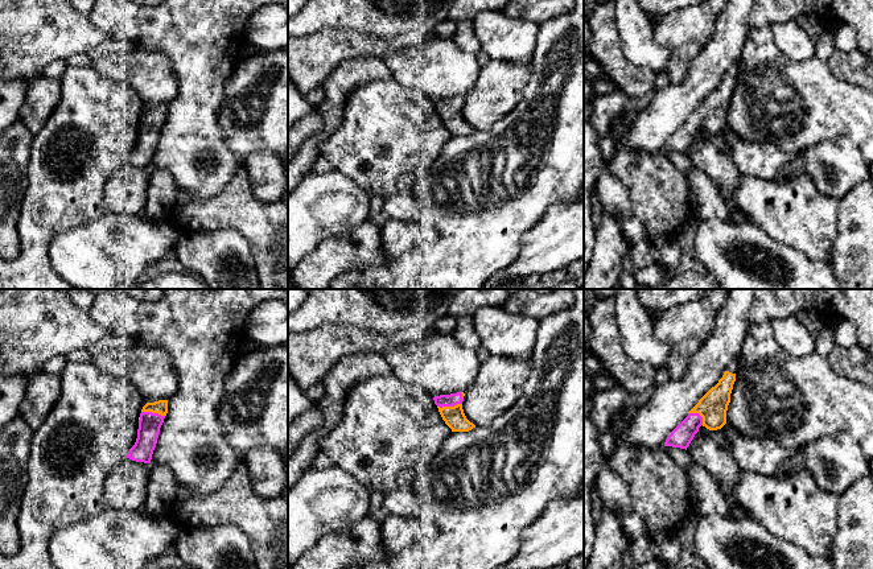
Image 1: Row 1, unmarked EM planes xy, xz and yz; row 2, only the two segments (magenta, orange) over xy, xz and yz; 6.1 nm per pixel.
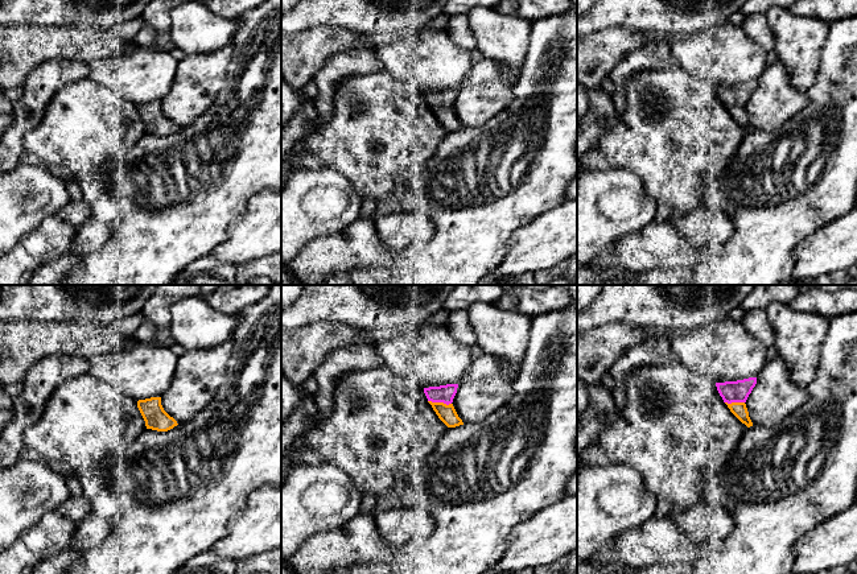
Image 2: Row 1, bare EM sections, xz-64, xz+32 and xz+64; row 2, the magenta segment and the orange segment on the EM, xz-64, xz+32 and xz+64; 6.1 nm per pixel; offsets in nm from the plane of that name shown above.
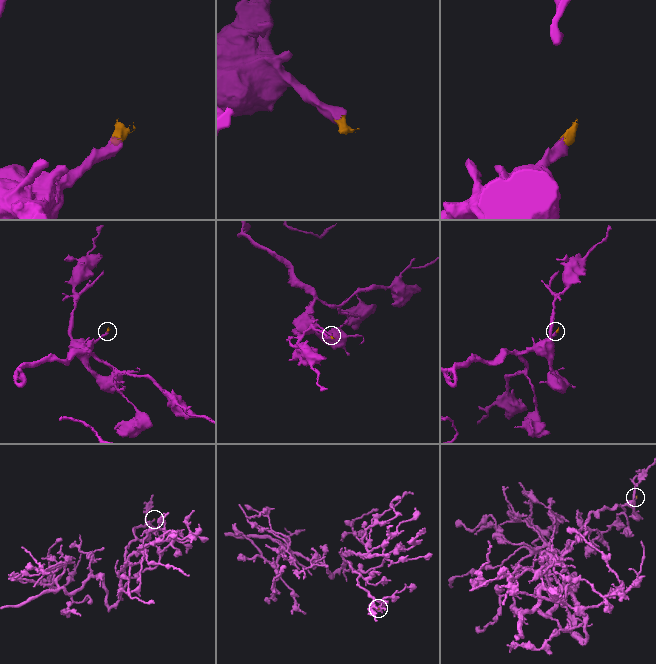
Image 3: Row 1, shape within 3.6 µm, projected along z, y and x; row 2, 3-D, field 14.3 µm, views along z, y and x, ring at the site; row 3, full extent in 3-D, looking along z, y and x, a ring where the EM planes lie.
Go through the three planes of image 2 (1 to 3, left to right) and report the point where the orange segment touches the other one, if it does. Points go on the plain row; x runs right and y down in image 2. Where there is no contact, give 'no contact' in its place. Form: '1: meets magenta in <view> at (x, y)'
1: no contact
2: meets magenta in xz+32 at (440, 106)
3: meets magenta in xz+64 at (734, 106)

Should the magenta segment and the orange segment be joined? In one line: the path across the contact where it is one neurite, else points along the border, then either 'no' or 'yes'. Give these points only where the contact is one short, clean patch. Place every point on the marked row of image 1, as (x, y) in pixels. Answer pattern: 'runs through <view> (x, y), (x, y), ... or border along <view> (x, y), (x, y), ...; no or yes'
runs through xz (453, 399), (449, 405), (454, 417); yes

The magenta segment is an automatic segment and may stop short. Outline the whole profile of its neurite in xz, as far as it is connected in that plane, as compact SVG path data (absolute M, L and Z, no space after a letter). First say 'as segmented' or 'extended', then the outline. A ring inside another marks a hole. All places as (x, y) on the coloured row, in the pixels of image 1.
extended; M464 392L435 396L435 404L452 432L469 432L475 425L470 422L462 409Z

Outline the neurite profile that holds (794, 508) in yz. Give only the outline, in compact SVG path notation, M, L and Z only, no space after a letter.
M741 470L734 492L749 516L762 524L770 535L795 544L811 556L832 558L839 496L820 488L808 471L778 478Z

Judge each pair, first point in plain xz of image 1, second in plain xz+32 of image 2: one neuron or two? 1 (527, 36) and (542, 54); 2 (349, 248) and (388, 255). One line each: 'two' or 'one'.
1: two
2: one

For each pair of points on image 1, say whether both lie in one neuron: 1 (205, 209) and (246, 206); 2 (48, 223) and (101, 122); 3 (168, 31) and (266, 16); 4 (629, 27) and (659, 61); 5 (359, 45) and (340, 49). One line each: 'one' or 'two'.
1: one
2: one
3: two
4: one
5: one

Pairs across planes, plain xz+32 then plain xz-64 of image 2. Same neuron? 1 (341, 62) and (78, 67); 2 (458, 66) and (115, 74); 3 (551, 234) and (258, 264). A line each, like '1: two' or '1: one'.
1: one
2: one
3: two

